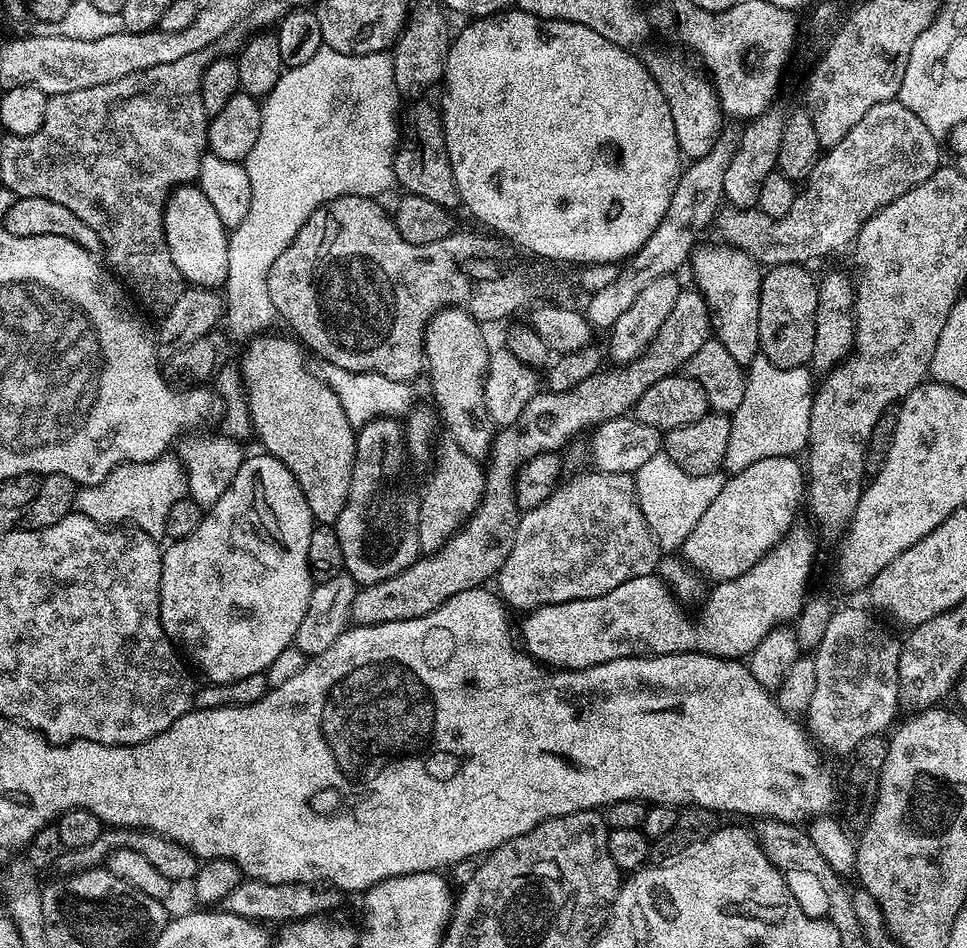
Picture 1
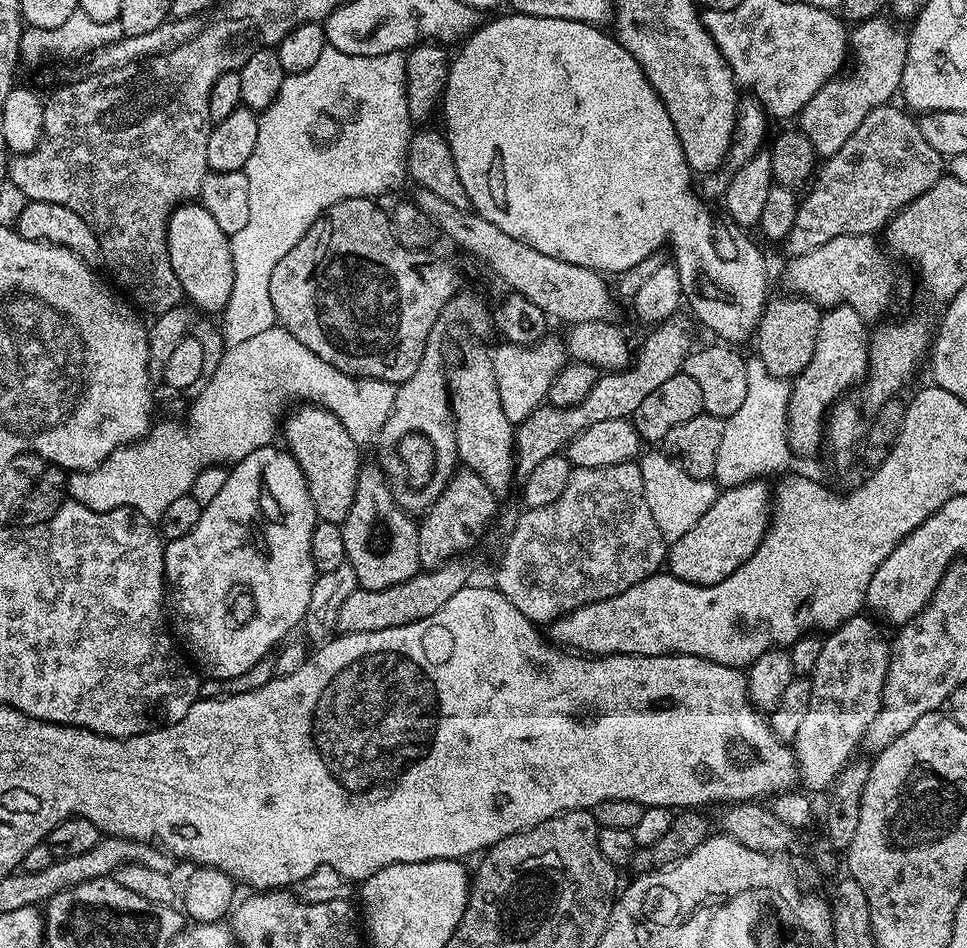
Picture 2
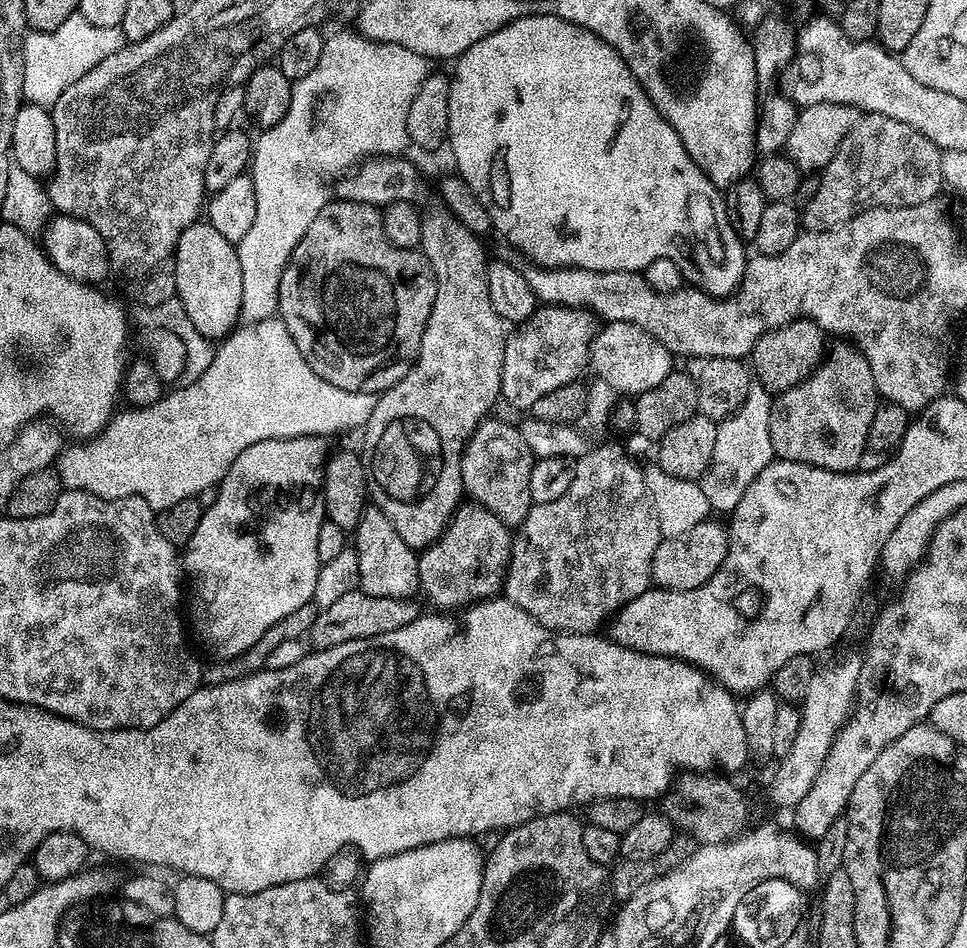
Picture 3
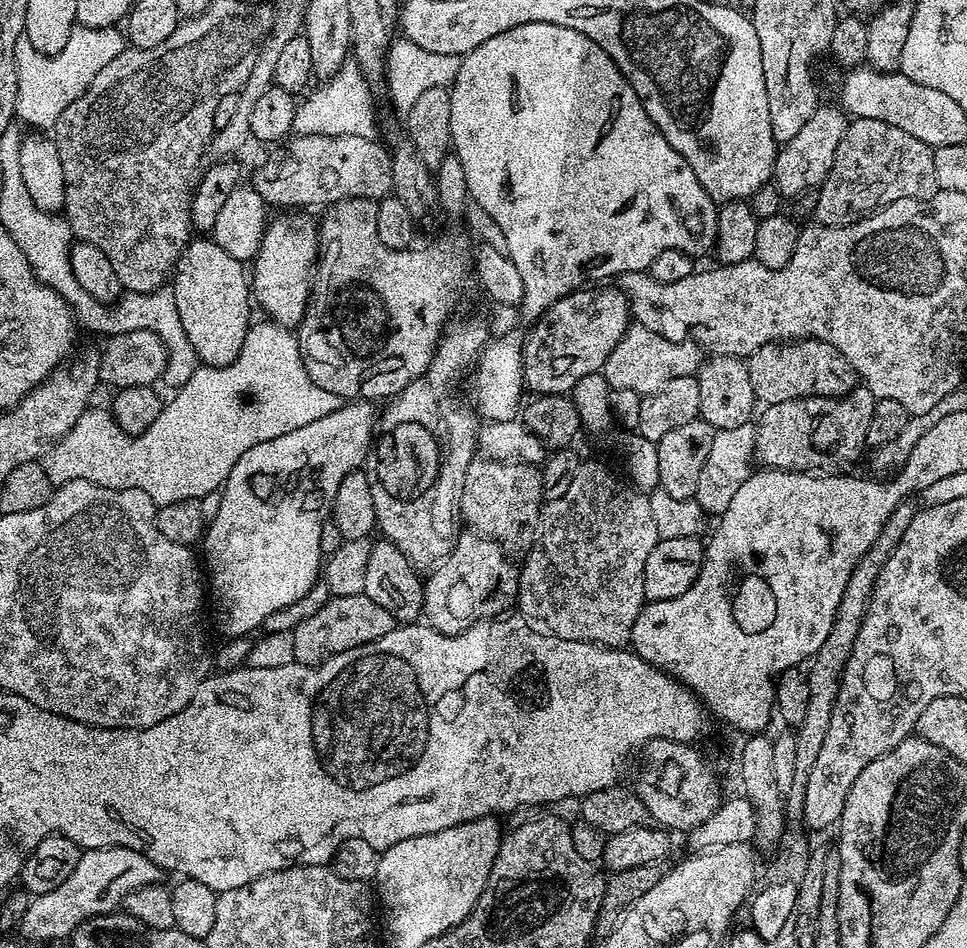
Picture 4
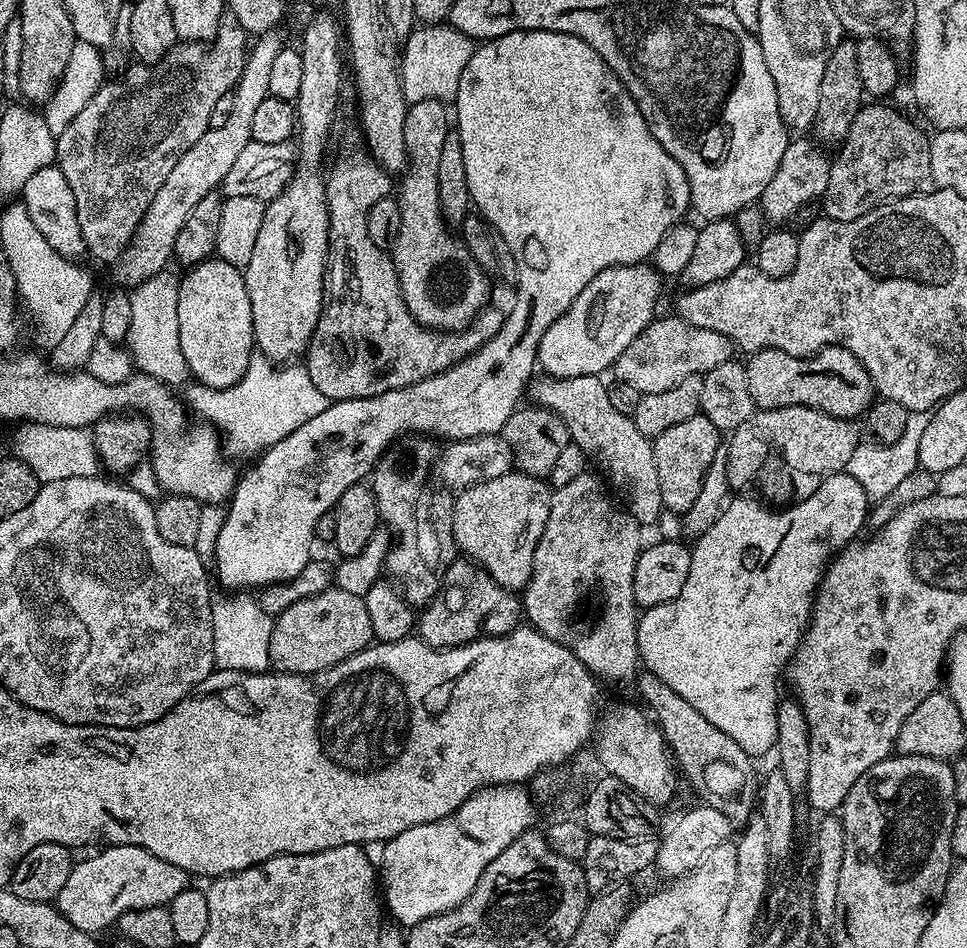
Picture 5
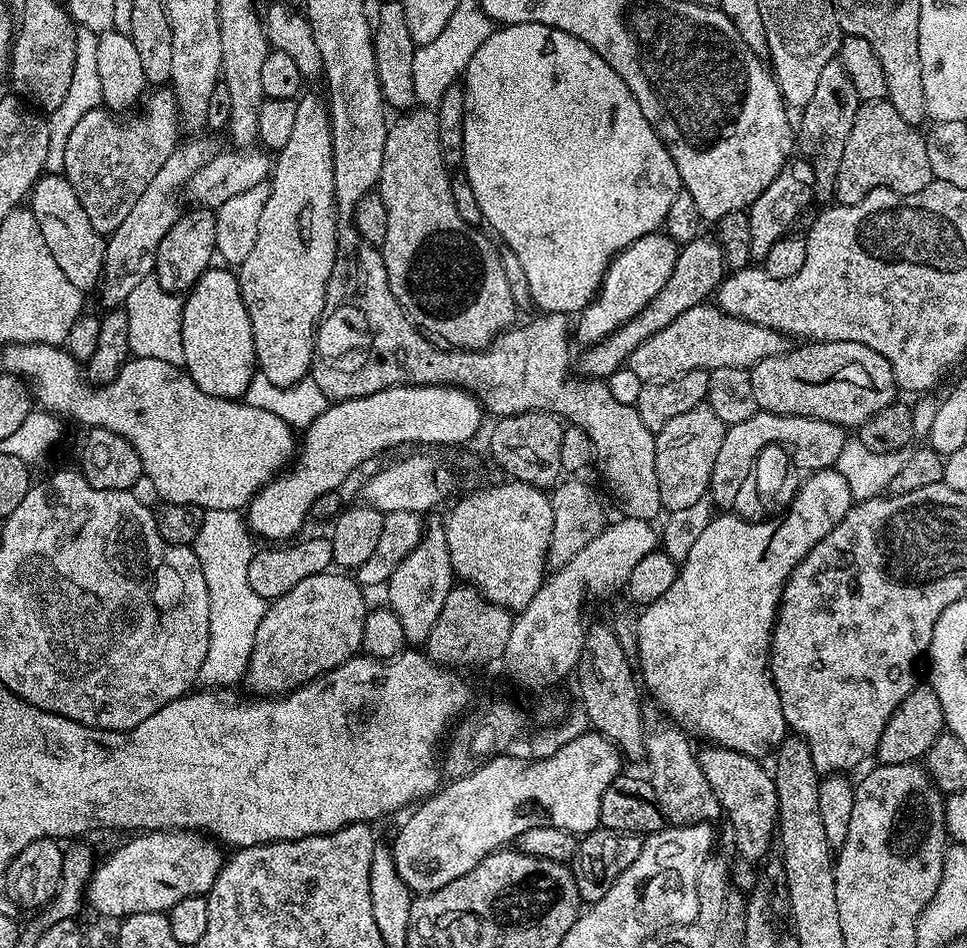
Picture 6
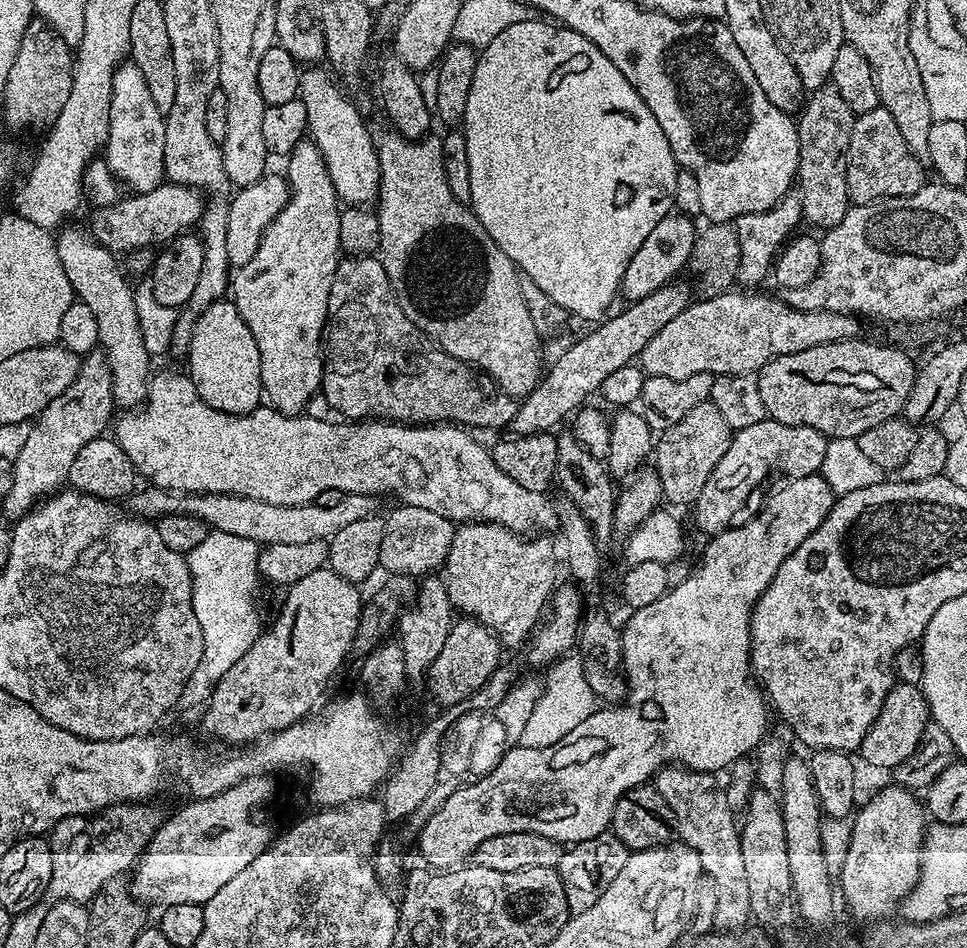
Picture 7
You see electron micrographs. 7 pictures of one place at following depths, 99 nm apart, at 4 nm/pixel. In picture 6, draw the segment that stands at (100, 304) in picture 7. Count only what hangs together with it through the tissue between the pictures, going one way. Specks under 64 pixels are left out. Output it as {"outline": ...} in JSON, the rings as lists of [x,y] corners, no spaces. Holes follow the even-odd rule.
{"outline":[[[60,174],[41,175],[30,193],[30,210],[62,274],[66,274],[66,278],[70,278],[70,282],[74,282],[80,292],[91,293],[91,288],[93,291],[99,285],[100,276],[104,273],[102,262],[106,240],[97,234],[94,226],[90,226],[90,218],[86,218],[86,210],[82,210],[78,194],[74,194],[67,178]]]}

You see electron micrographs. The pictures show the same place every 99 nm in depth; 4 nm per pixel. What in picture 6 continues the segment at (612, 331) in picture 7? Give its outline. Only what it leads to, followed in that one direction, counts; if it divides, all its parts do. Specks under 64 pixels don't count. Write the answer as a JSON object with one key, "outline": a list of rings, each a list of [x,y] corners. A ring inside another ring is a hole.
{"outline":[[[704,234],[697,236],[696,239],[683,245],[677,251],[674,274],[670,274],[666,286],[662,286],[662,290],[651,299],[646,310],[642,310],[639,315],[623,324],[614,334],[591,345],[585,351],[588,353],[581,358],[581,370],[579,369],[585,377],[607,378],[613,376],[618,369],[627,365],[630,354],[634,354],[634,350],[638,350],[638,346],[642,346],[642,342],[646,342],[646,338],[654,338],[654,334],[658,334],[658,330],[666,330],[666,326],[670,326],[670,322],[674,322],[674,318],[678,318],[678,314],[686,314],[686,310],[705,303],[719,289],[726,275],[724,251],[719,239],[707,240],[706,236]]]}

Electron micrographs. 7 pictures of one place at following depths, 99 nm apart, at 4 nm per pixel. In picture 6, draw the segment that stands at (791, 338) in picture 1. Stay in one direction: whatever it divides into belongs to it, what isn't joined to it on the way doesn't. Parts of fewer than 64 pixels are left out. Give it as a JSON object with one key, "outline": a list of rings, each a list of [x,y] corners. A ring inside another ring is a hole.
{"outline":[[[808,342],[804,348],[785,350],[778,356],[762,358],[751,369],[752,385],[756,407],[761,412],[778,414],[779,416],[801,416],[811,420],[825,420],[831,424],[839,424],[845,430],[859,429],[874,414],[878,414],[886,406],[897,399],[898,389],[892,373],[892,364],[882,358],[870,346],[862,346],[858,342]]]}

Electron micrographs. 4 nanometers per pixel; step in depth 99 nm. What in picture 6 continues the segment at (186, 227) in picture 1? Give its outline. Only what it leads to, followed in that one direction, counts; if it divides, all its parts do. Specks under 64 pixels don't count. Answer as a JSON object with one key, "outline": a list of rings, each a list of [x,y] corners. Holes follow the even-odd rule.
{"outline":[[[224,266],[209,268],[182,301],[182,349],[185,354],[183,367],[189,378],[198,386],[198,390],[214,398],[239,401],[247,393],[250,382],[253,376],[257,375],[258,369],[250,314],[246,314],[246,302],[242,302],[237,273]]]}

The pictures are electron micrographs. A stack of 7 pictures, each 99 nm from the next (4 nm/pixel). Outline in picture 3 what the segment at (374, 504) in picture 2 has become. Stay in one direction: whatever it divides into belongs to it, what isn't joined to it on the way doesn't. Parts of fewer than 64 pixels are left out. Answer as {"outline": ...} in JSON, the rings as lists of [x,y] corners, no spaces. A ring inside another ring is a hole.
{"outline":[[[375,506],[365,507],[362,518],[354,529],[354,547],[358,554],[359,591],[378,598],[406,600],[420,592],[418,552],[398,535],[398,530]]]}

